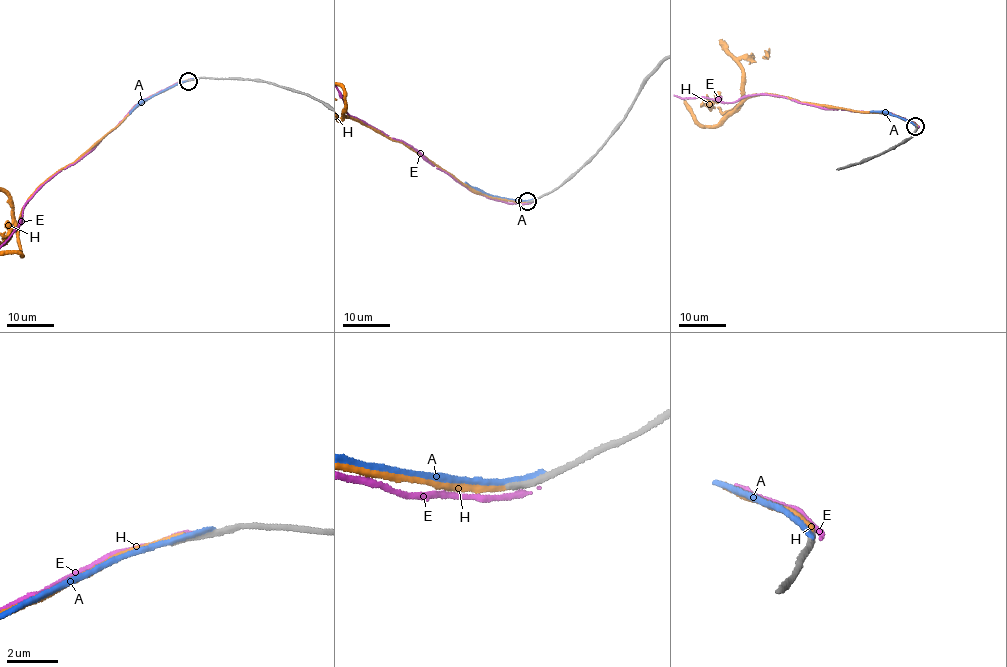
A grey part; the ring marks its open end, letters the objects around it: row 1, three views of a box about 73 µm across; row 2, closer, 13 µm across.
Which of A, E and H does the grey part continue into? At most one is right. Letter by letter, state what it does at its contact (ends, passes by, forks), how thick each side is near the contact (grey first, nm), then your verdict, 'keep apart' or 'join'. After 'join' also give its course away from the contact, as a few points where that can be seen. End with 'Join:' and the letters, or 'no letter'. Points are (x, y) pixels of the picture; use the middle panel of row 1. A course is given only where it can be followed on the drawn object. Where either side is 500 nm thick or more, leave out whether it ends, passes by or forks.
A: it ends | 300/280 nm | keep apart
E: it ends | 260/240 nm | keep apart
H: it ends | 240/240 nm | keep apart
Join: no letter

